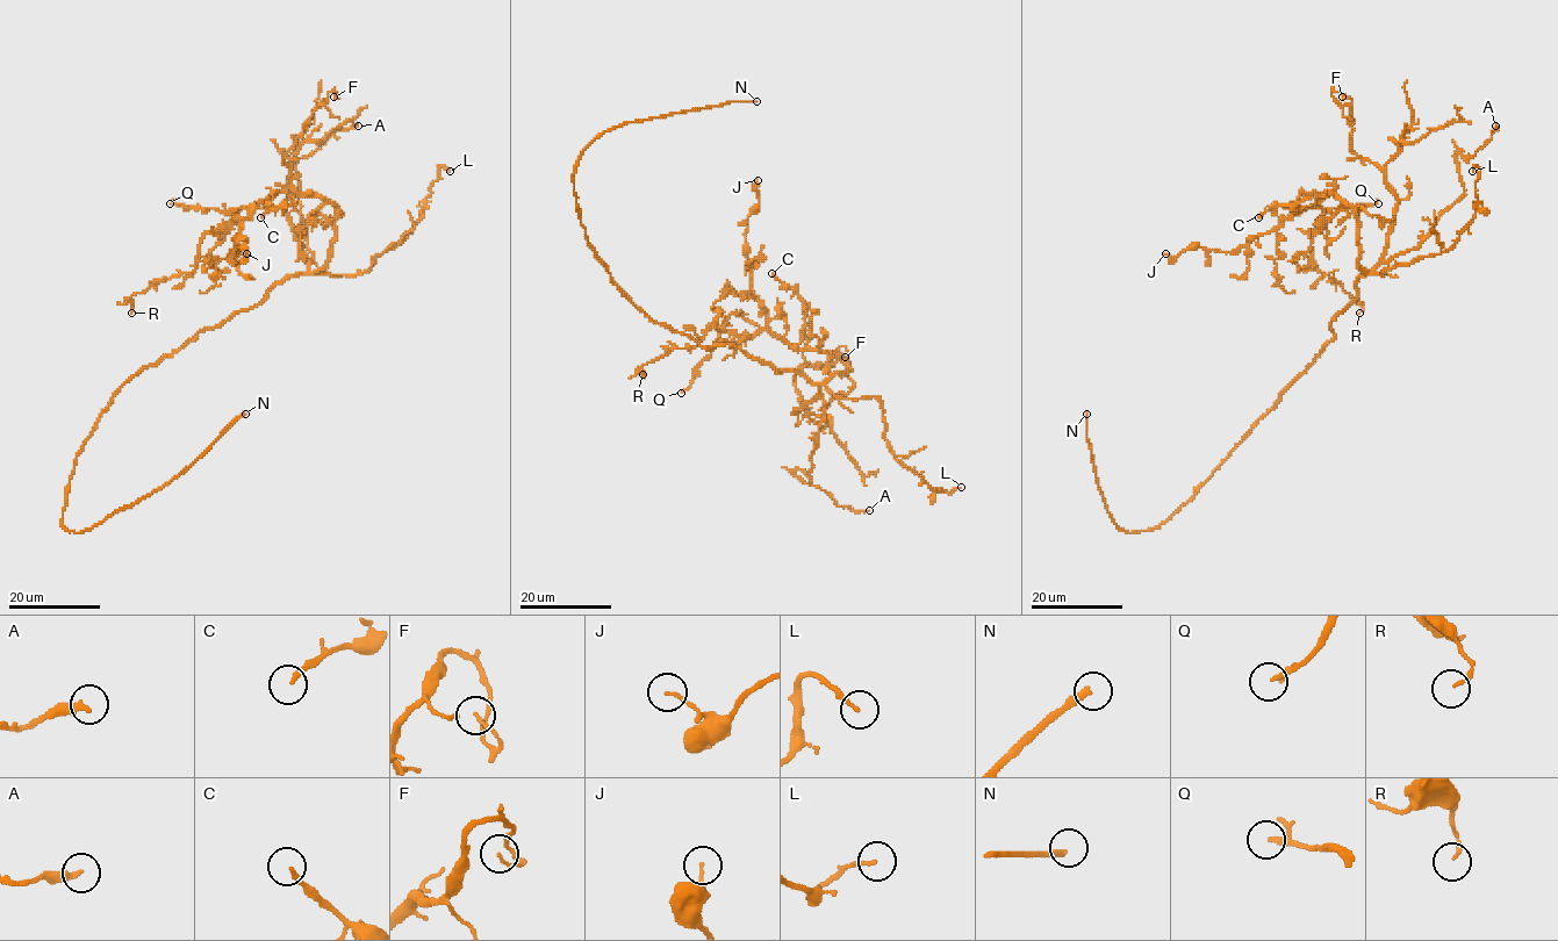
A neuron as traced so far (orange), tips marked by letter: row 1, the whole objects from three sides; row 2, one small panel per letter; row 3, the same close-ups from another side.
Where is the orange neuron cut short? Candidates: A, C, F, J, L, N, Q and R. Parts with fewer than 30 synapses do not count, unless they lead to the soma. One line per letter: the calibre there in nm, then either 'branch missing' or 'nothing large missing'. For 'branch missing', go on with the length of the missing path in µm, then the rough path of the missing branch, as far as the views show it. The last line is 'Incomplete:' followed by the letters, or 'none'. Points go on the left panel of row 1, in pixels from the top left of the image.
A: calibre 320 nm; nothing large missing
C: calibre 170 nm; nothing large missing
F: calibre 90 nm; nothing large missing
J: calibre 110 nm; nothing large missing
L: calibre 140 nm; nothing large missing
N: calibre 260 nm; branch missing; missing 20 µm; course (245, 414), (286, 392), (317, 385)
Q: calibre 160 nm; nothing large missing
R: calibre 140 nm; nothing large missing
Incomplete: N

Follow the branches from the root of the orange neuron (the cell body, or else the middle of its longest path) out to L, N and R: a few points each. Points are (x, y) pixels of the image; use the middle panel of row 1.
L: (701, 345), (737, 345), (777, 373), (795, 371), (841, 397), (874, 395), (894, 457), (934, 493), (961, 487)
N: (701, 345), (654, 323), (612, 280), (588, 244), (578, 210), (574, 167), (587, 146), (622, 124), (756, 101)
R: (701, 345), (737, 345), (815, 383), (847, 371), (767, 330), (710, 325), (643, 374)

